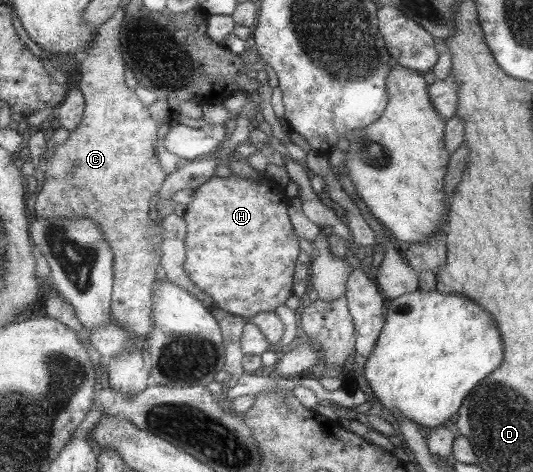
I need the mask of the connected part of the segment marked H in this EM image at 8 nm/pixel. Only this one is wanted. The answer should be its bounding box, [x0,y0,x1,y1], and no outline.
[182,174,298,322]

